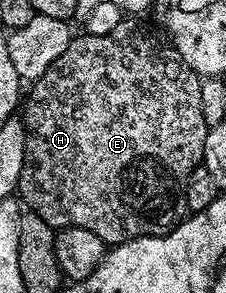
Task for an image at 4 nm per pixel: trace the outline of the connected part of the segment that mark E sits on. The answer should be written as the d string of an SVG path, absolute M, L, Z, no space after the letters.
M75 35L71 39L68 50L64 50L64 54L56 58L56 62L47 70L44 80L66 80L66 88L78 88L78 96L82 96L82 158L78 162L38 162L32 158L32 152L26 152L24 166L20 170L18 179L17 195L22 195L22 200L26 203L25 207L35 212L51 228L61 230L72 227L92 230L92 234L99 236L108 246L124 244L128 240L135 240L141 236L165 236L167 232L177 228L183 220L187 219L186 188L190 184L195 169L203 163L202 151L208 129L204 122L204 106L200 106L202 80L198 73L186 67L181 59L169 60L164 53L145 48L138 36L81 35Z

